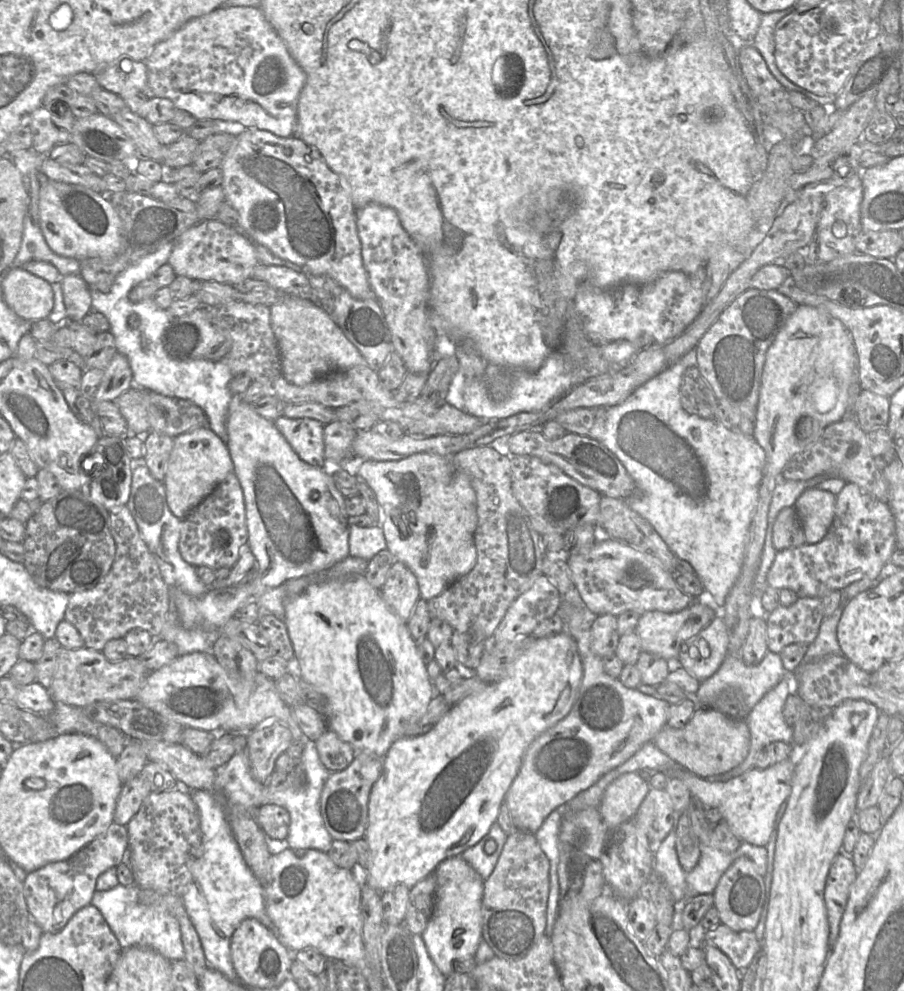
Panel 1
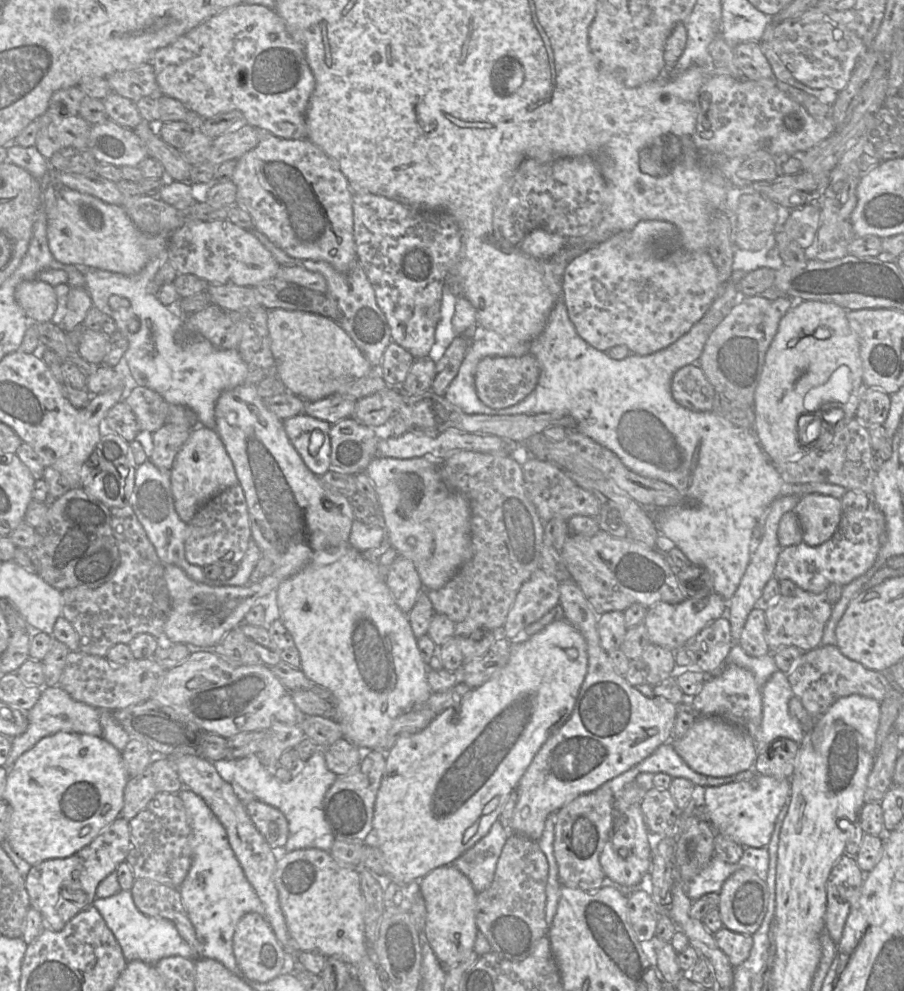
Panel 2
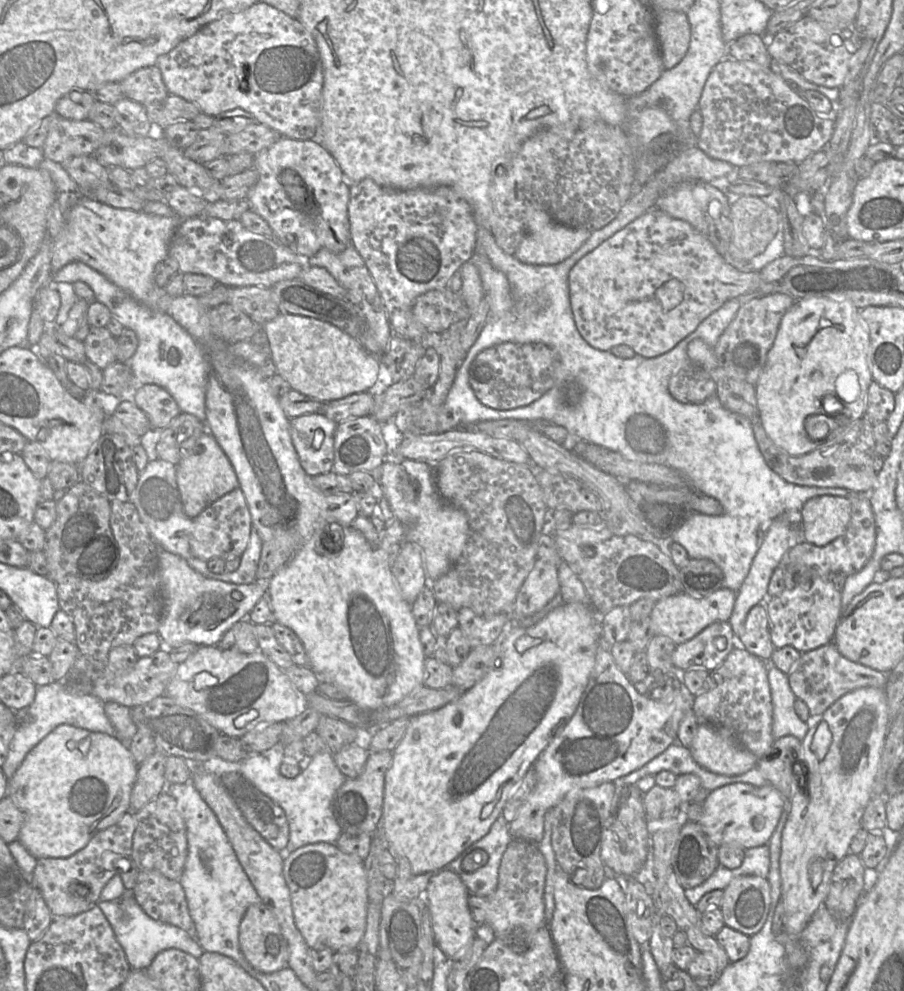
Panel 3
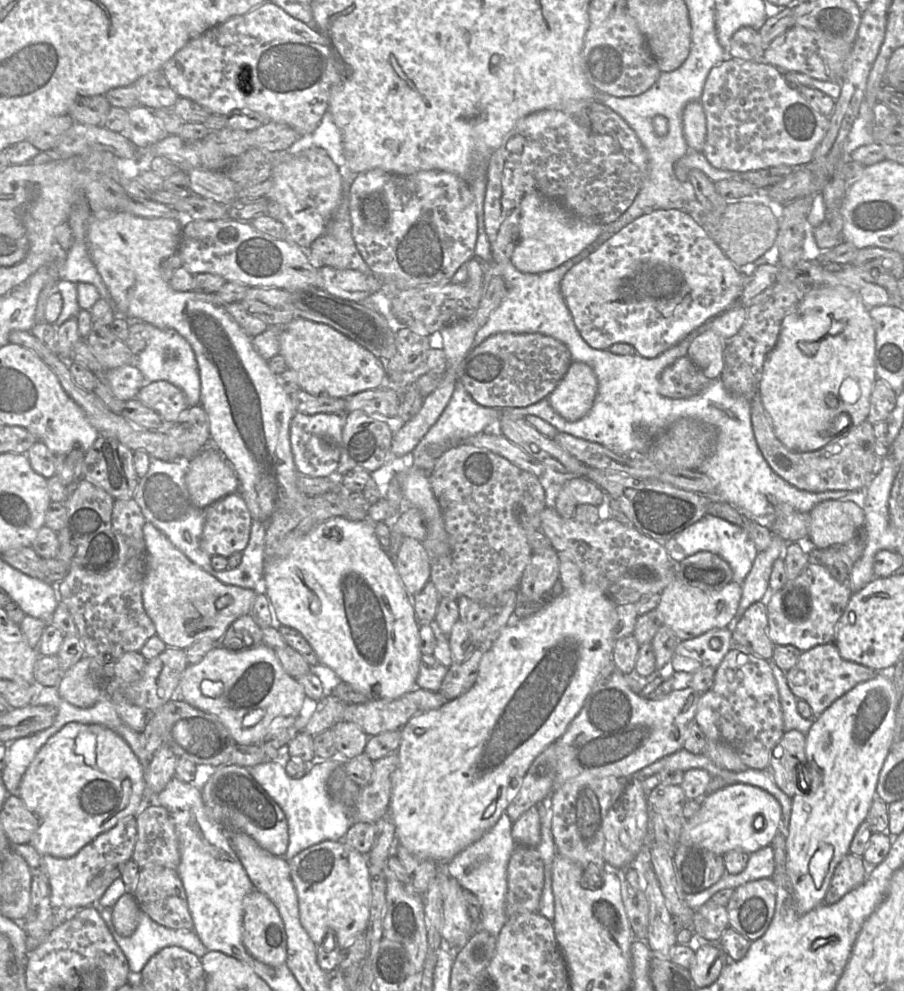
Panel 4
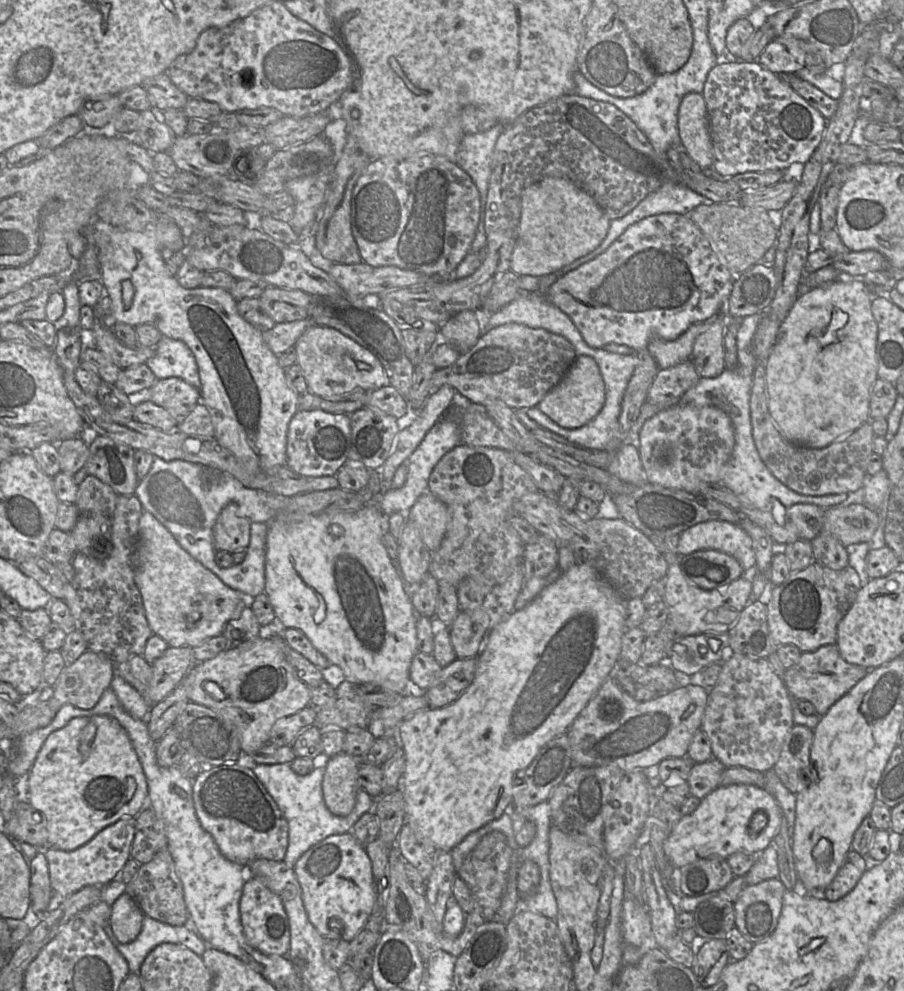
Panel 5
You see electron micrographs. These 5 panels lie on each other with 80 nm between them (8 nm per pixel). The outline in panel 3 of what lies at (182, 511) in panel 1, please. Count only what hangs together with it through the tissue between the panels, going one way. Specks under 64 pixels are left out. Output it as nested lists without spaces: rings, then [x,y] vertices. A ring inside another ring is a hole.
[[[208,430],[199,437],[194,448],[177,464],[176,481],[184,513],[191,519],[197,517],[212,502],[239,487],[233,466]]]

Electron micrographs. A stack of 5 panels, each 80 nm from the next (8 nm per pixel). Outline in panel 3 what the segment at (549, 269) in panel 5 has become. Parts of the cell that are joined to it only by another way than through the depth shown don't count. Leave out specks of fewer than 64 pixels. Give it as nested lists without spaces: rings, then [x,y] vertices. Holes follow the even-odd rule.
[[[531,208],[527,214],[526,233],[513,255],[518,261],[524,264],[557,264],[578,250],[590,237],[591,233],[591,230],[584,228],[571,228],[559,224],[544,210]]]

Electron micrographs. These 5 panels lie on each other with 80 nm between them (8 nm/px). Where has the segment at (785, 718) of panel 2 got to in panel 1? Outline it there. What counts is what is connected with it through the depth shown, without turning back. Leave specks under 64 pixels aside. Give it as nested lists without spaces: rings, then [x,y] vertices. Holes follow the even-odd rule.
[[[788,673],[778,684],[771,688],[755,706],[749,711],[743,719],[750,731],[750,747],[747,757],[738,766],[730,771],[717,775],[705,777],[707,780],[715,780],[720,778],[732,777],[743,773],[745,770],[755,767],[756,757],[759,752],[769,743],[774,741],[783,741],[786,743],[793,743],[793,729],[789,726],[783,717],[782,709],[787,697],[795,692],[795,673]]]

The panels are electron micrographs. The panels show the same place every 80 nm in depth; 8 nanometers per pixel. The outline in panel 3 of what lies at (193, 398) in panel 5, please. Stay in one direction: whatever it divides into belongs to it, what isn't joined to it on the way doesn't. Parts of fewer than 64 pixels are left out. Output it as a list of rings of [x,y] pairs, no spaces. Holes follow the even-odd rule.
[[[138,385],[133,391],[133,402],[145,412],[153,429],[162,430],[181,414],[173,396],[159,385]]]

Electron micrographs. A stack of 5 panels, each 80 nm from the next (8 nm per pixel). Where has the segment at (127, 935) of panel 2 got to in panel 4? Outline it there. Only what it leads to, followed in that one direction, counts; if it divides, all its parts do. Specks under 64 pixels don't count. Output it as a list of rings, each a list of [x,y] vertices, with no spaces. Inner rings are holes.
[[[100,907],[100,913],[114,940],[127,958],[130,974],[140,974],[149,959],[161,949],[168,946],[182,947],[192,952],[199,958],[202,958],[205,953],[209,951],[201,942],[195,931],[189,929],[173,929],[165,927],[152,920],[144,912],[140,911],[138,926],[135,932],[129,937],[121,936],[116,932],[115,927],[112,923],[111,908]]]

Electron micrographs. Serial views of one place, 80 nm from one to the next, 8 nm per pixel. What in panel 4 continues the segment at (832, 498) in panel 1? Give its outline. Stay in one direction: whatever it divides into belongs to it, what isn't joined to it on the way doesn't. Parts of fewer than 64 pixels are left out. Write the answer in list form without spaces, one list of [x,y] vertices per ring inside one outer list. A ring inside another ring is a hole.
[[[826,500],[809,512],[806,545],[815,549],[841,546],[855,538],[865,524],[864,509],[853,501]]]

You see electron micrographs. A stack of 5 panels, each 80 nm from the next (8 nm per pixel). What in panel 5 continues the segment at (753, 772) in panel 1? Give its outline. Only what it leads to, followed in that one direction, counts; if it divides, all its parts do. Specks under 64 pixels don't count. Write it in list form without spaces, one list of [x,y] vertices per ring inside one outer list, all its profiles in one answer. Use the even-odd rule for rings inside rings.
[[[748,784],[718,786],[701,799],[693,813],[682,815],[664,841],[664,853],[676,868],[700,859],[727,859],[737,852],[757,855],[773,844],[781,817],[779,804],[763,788]],[[757,817],[764,817],[764,825],[761,824],[759,831],[754,832],[753,821]]]

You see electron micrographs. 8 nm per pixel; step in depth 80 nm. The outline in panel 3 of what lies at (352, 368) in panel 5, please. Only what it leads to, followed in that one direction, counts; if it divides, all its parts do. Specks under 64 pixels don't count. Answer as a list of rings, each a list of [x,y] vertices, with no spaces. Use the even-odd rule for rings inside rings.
[[[280,313],[264,325],[268,337],[270,357],[276,367],[276,373],[282,376],[292,390],[300,392],[322,403],[341,399],[354,393],[373,391],[385,378],[381,373],[381,364],[376,356],[368,353],[353,337],[338,327],[312,317]]]

